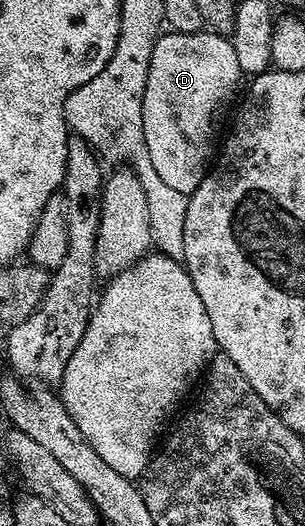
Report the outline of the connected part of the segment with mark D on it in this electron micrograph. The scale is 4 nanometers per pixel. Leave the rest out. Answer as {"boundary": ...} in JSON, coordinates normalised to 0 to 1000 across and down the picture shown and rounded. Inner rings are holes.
{"boundary":[[[541,61],[518,70],[495,99],[482,160],[469,175],[469,259],[482,274],[482,297],[495,297],[495,312],[548,357],[574,357],[574,365],[600,365],[613,373],[652,357],[705,293],[698,260],[711,255],[711,222],[761,190],[777,171],[777,154],[793,154],[793,148],[764,82],[734,65]]]}

